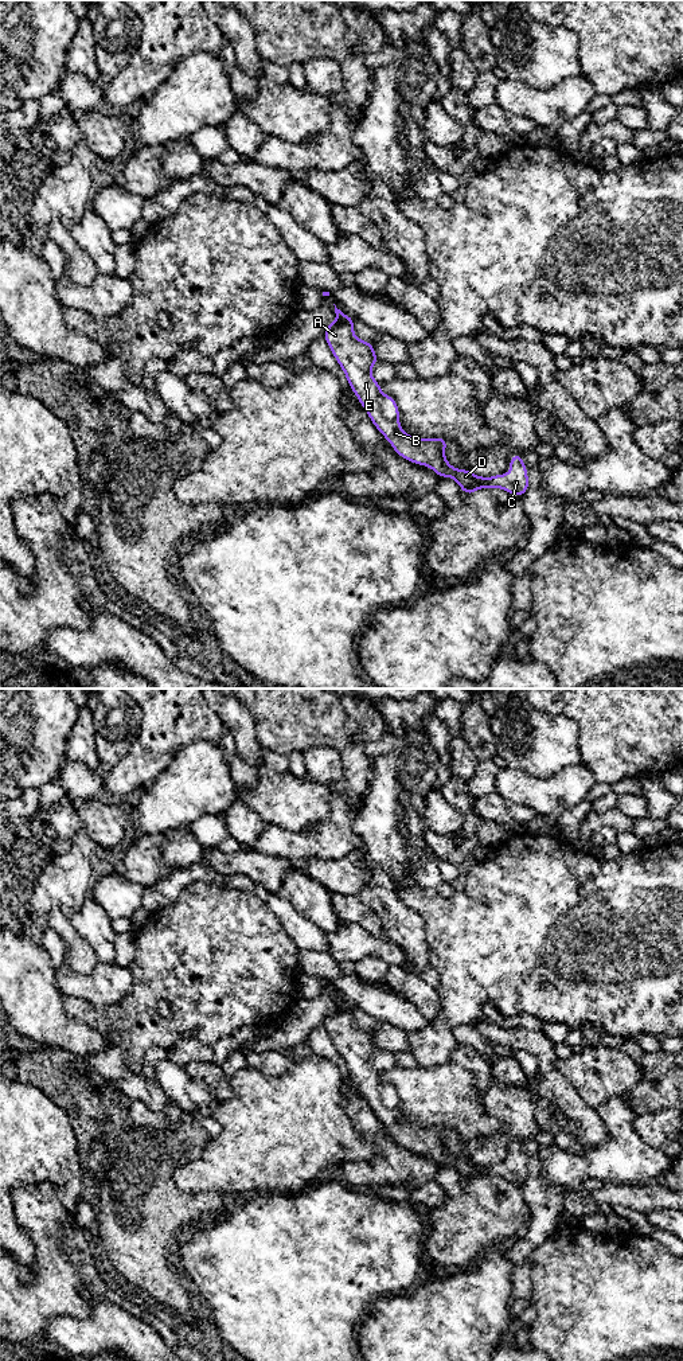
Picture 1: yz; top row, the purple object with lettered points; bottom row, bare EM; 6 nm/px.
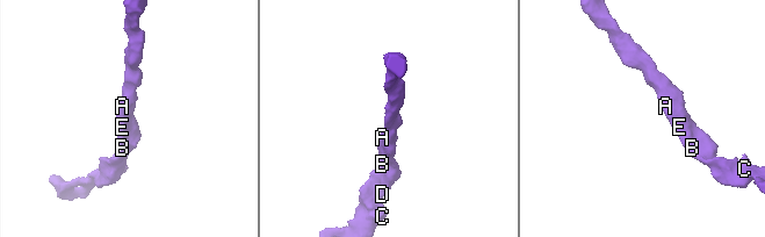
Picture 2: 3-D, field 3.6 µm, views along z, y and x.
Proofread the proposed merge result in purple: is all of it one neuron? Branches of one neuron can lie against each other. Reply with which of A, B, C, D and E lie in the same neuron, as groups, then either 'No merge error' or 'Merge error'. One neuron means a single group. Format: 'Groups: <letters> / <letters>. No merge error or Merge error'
Groups: A B C D E. No merge error

